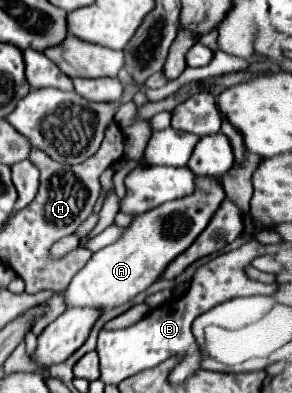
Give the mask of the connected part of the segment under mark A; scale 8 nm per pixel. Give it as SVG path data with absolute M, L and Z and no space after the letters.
M197 178L197 188L191 196L161 204L161 208L153 208L151 212L135 216L121 240L95 252L81 272L73 276L71 284L63 292L65 306L91 306L103 312L131 302L139 292L145 292L153 282L157 282L165 268L195 242L223 198L225 192L217 182L213 182L213 178Z

